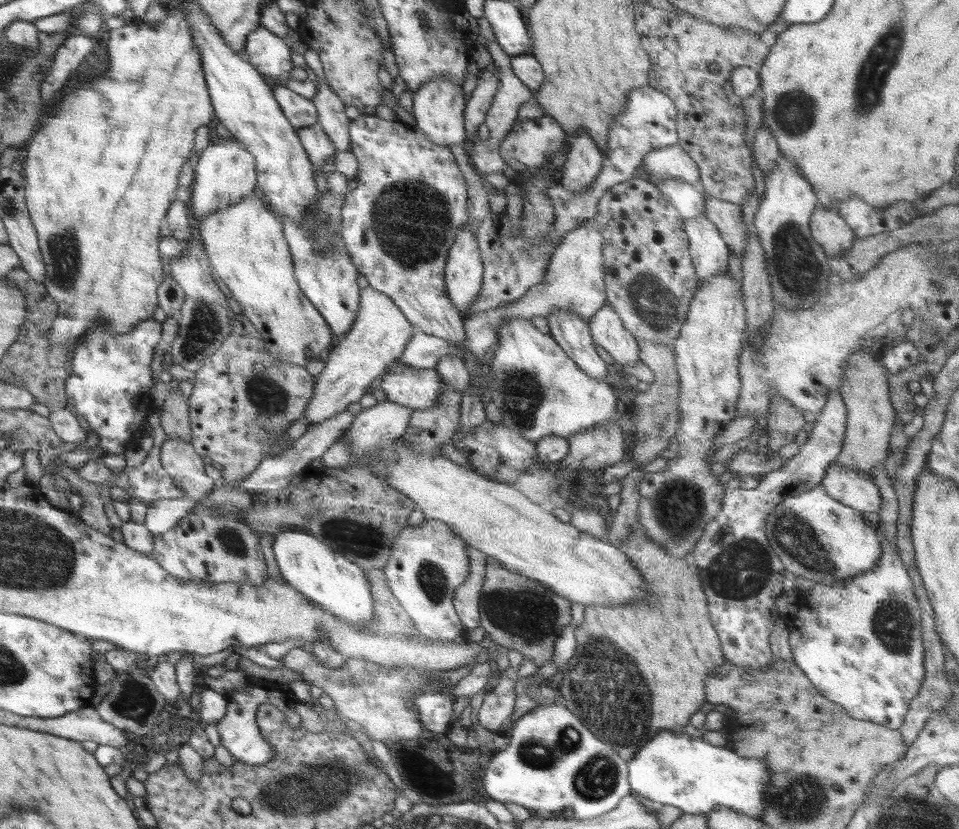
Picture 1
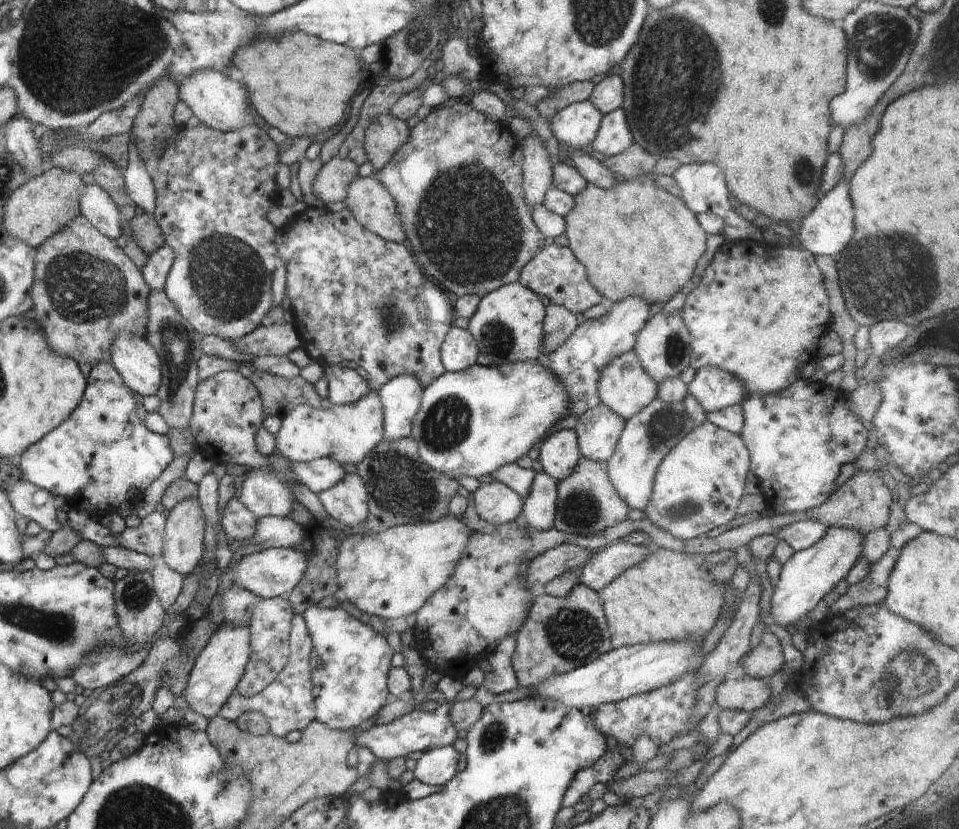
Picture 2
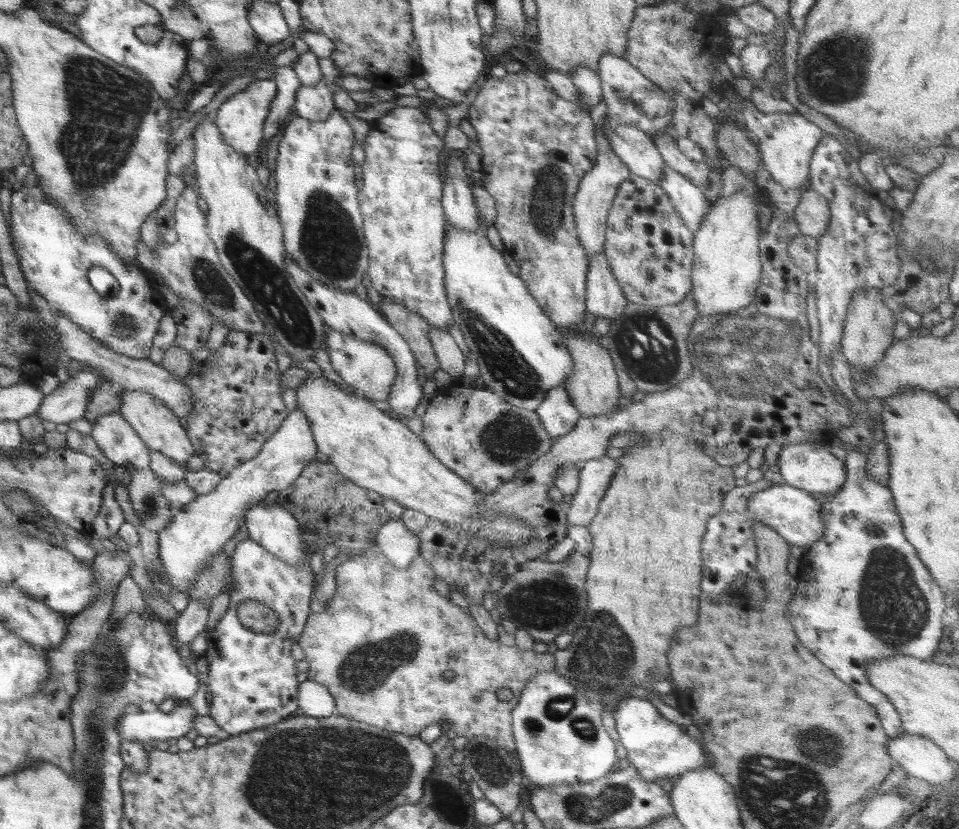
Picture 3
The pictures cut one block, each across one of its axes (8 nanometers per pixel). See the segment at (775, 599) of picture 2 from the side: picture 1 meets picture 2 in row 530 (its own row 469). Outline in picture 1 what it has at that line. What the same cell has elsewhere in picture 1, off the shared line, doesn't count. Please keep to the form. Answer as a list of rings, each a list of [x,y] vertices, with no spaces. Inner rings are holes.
[[[840,463],[827,466],[821,485],[826,494],[862,513],[878,513],[882,504],[878,487],[870,476]]]

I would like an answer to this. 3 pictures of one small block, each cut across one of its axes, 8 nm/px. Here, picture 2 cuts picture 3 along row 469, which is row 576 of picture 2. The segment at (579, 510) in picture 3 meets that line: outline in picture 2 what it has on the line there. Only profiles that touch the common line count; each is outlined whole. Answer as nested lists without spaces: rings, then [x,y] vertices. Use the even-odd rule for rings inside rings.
[[[624,539],[613,542],[611,546],[596,550],[588,564],[580,570],[579,582],[598,592],[626,568],[642,562],[654,549],[656,547],[633,545]]]

